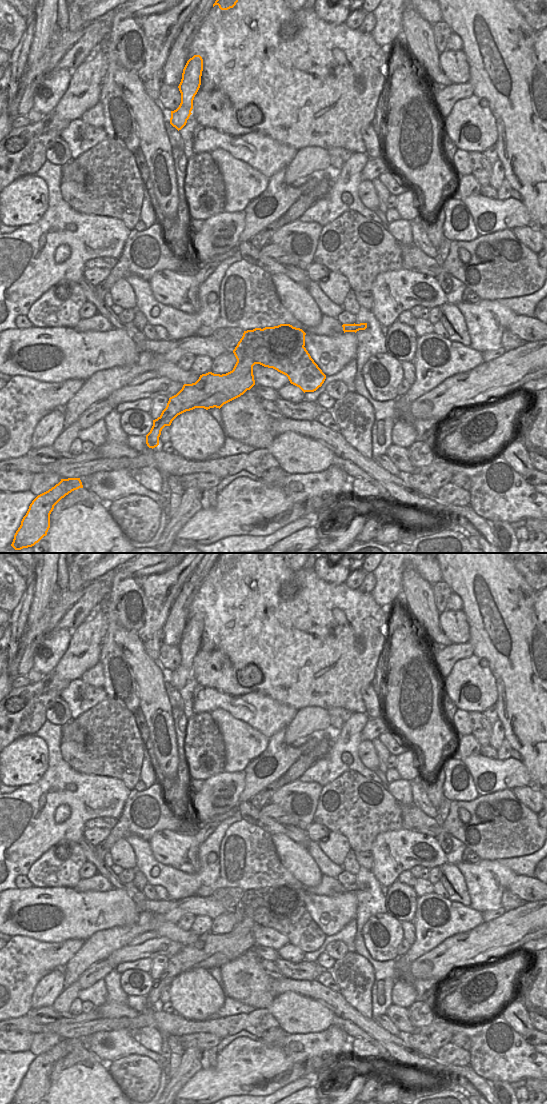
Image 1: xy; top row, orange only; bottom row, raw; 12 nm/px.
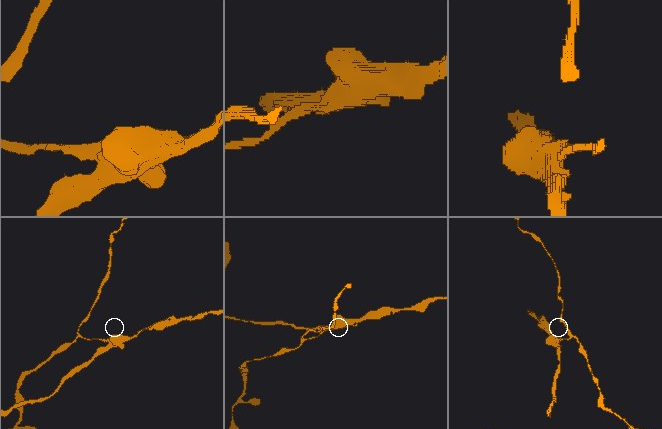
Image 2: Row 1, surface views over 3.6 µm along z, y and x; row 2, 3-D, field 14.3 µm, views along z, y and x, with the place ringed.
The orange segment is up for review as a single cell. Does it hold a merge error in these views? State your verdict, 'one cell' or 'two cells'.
two cells

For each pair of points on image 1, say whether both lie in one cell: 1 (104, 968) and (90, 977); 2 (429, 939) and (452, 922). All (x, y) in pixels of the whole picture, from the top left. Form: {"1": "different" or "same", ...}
{"1": "same", "2": "same"}

